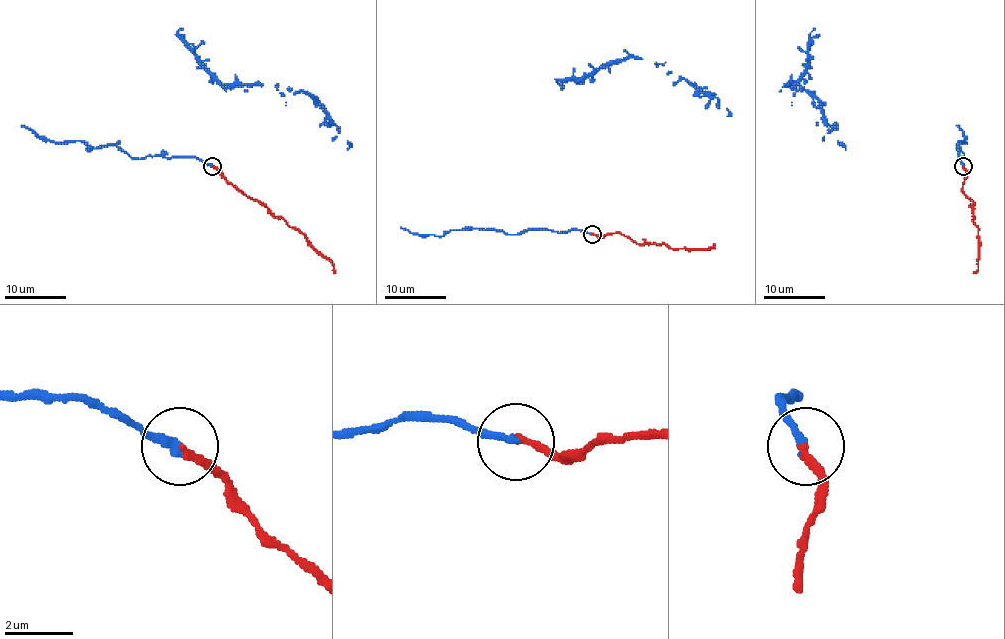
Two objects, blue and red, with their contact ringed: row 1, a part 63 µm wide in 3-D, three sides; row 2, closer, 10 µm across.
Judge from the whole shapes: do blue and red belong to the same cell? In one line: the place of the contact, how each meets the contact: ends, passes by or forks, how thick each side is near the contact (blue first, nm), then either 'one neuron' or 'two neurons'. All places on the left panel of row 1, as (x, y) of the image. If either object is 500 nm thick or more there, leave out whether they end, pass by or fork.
place (212, 166); blue ends; red ends; calibres 240 and 200 nm; two neurons

